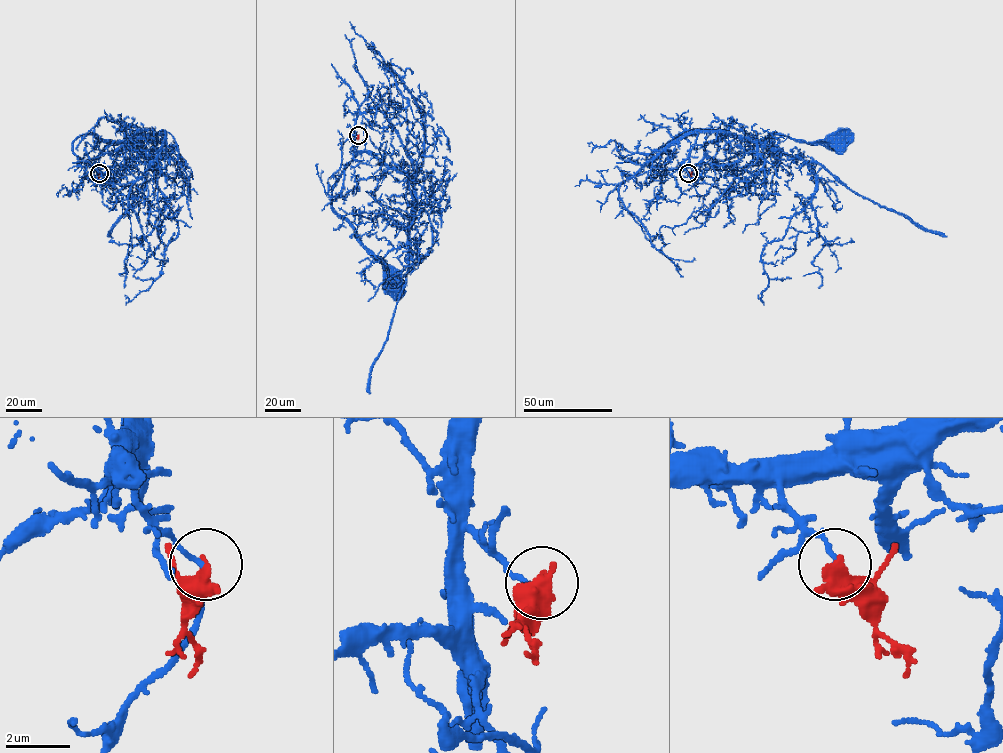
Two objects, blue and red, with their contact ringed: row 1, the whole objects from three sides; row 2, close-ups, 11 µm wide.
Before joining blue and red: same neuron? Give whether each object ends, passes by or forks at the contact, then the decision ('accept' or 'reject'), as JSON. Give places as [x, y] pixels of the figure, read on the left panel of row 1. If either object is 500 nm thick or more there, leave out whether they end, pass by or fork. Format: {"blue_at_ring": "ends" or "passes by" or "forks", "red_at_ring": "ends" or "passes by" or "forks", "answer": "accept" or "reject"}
{"blue_at_ring": "ends", "red_at_ring": "ends", "answer": "reject"}

